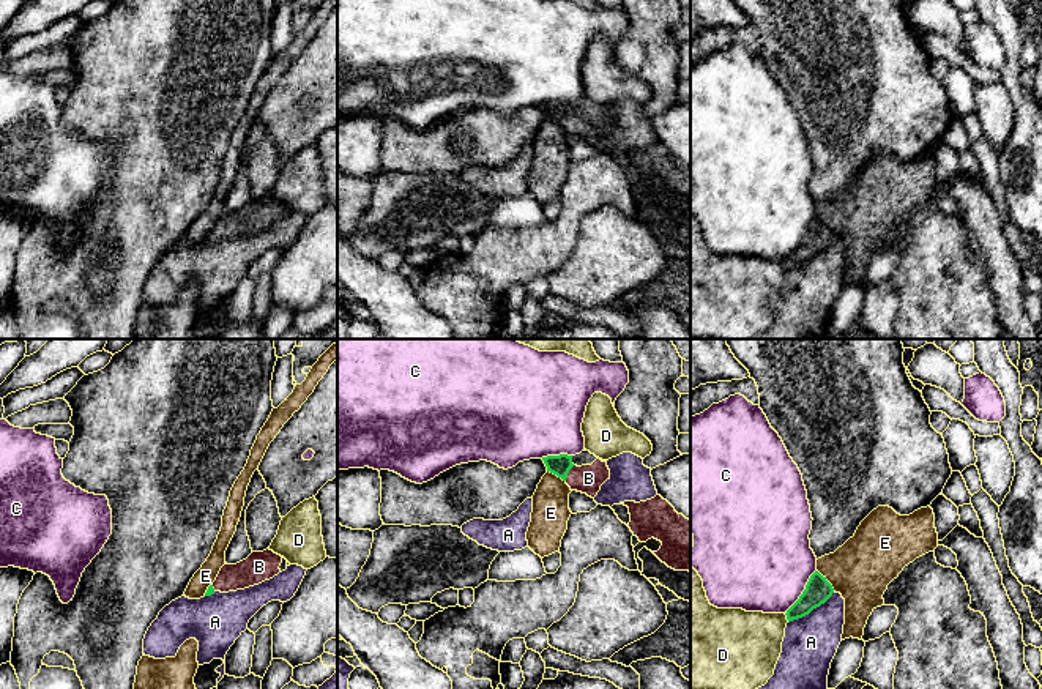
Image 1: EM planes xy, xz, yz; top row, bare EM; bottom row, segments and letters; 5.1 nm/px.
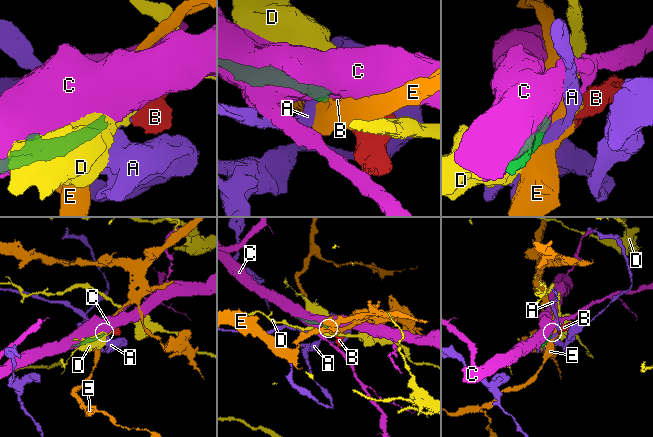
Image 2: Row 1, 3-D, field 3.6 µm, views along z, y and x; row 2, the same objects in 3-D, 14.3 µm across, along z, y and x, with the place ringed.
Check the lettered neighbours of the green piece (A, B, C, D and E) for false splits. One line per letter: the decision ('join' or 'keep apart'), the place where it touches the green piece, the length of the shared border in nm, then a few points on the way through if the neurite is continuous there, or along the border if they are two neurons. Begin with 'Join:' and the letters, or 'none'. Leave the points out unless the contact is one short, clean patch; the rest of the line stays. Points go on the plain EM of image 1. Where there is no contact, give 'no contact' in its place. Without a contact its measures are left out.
Join: B
A: keep apart; contact yz (811, 257); length 280 nm
B: join; contact xz (568, 119); length 90 nm; way xz (560, 112), (568, 119), (577, 125), (588, 125)
C: keep apart; contact yz (803, 238); length 280 nm
D: keep apart; contact yz (787, 265); length 50 nm
E: keep apart; contact yz (826, 227); length 140 nm

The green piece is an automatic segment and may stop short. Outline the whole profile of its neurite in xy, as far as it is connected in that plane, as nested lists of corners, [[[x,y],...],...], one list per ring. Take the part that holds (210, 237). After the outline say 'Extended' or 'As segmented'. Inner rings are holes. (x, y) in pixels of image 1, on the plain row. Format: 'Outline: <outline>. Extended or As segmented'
Outline: [[[266,196],[252,199],[246,207],[236,211],[224,211],[216,227],[208,233],[205,243],[214,238],[229,240],[244,236],[273,225],[281,219],[282,203]]]. Extended

